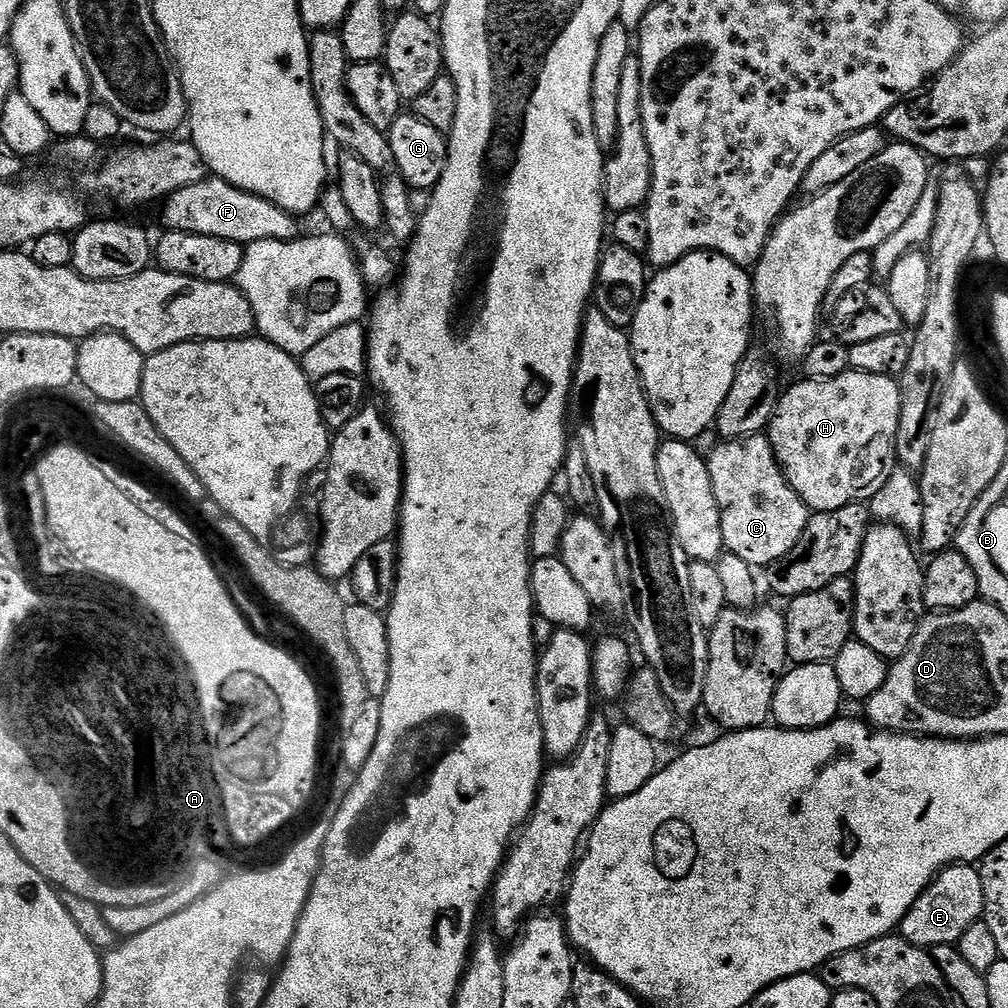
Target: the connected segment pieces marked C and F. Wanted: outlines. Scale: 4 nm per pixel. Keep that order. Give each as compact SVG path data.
M767 435L725 440L717 445L712 453L707 453L706 459L710 486L720 511L725 549L753 566L767 566L781 560L802 538L810 509L784 476Z
M211 174L202 182L194 182L194 186L182 186L163 201L162 208L167 231L206 234L206 238L222 238L245 246L263 240L294 240L302 232L301 221L292 213Z

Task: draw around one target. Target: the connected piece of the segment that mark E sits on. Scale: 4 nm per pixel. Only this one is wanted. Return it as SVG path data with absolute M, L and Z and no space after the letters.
M950 864L943 868L932 885L910 906L902 918L898 932L906 942L919 948L939 950L955 945L984 914L984 895L979 867L970 864Z

